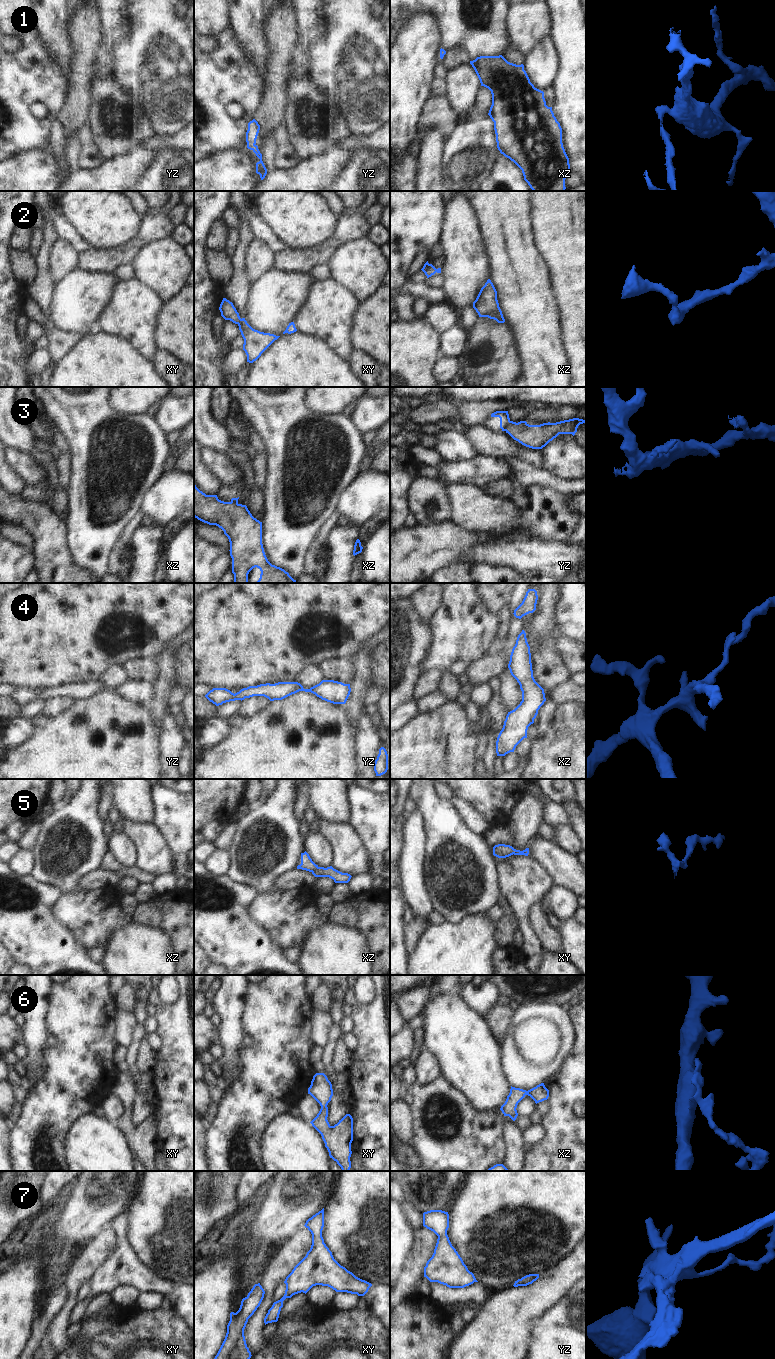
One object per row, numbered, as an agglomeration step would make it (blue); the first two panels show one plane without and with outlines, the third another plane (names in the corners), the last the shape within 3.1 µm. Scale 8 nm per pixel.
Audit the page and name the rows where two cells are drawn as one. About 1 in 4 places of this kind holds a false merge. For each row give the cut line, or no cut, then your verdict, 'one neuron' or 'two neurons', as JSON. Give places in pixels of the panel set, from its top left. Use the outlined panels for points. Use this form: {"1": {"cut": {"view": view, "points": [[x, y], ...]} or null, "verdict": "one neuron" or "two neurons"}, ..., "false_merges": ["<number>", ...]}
{"1": {"cut": null, "verdict": "one neuron"}, "2": {"cut": null, "verdict": "one neuron"}, "3": {"cut": {"view": "yz", "points": [[510, 421], [504, 430]]}, "verdict": "two neurons"}, "4": {"cut": null, "verdict": "one neuron"}, "5": {"cut": null, "verdict": "one neuron"}, "6": {"cut": null, "verdict": "one neuron"}, "7": {"cut": null, "verdict": "one neuron"}, "false_merges": ["3"]}

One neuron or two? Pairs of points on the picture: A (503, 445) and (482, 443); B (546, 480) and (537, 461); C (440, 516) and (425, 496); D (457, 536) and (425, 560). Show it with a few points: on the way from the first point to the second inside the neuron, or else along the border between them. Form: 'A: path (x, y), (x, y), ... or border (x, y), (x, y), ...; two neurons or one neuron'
A: path (498, 445), (487, 443); one neuron
B: border (519, 460), (545, 470); two neurons
C: path (441, 509), (438, 500), (432, 497); one neuron
D: path (449, 541), (441, 544), (433, 552); one neuron

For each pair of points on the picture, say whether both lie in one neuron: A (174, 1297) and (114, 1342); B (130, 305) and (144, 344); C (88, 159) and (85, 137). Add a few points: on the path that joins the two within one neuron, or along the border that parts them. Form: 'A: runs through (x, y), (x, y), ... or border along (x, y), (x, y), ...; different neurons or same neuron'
A: border along (172, 1308), (183, 1320); different neurons
B: runs through (132, 315), (140, 334); same neuron
C: runs through (88, 154), (87, 142); same neuron

